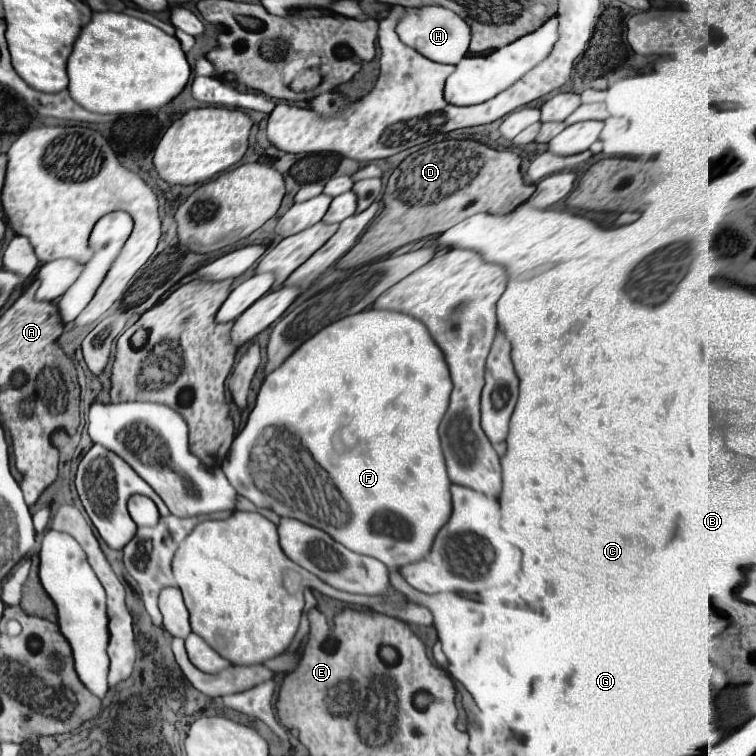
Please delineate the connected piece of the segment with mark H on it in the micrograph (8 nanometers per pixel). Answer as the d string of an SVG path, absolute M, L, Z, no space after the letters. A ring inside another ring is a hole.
M425 5L425 7L409 7L405 9L405 15L399 19L395 27L399 39L419 51L423 57L435 61L435 63L449 63L457 65L467 53L471 43L471 27L451 9L439 7L439 5Z

